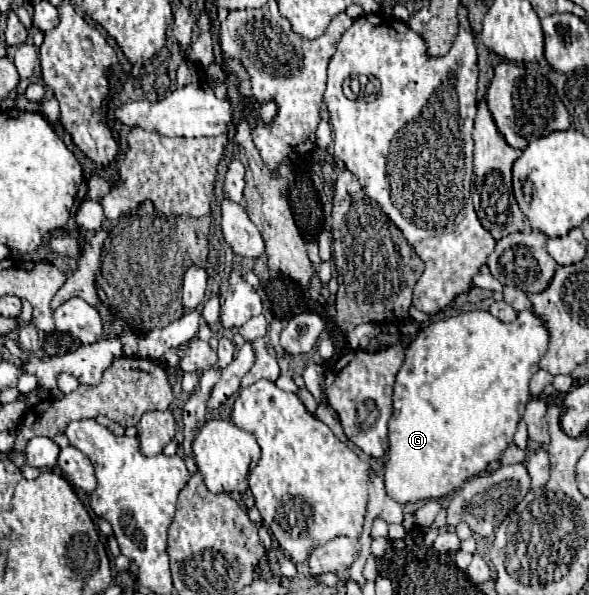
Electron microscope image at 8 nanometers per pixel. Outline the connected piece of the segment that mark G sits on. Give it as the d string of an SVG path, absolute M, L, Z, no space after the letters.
M532 309L520 311L518 317L514 321L510 321L510 323L502 323L500 319L496 319L494 315L490 315L488 311L470 311L470 313L464 313L464 315L432 321L428 327L424 327L418 333L418 337L408 345L406 357L404 357L404 365L400 367L400 371L396 375L396 383L394 383L394 397L392 397L392 401L394 401L394 413L392 413L392 419L388 423L390 459L388 459L386 467L384 467L386 493L394 501L398 501L398 503L408 503L408 501L418 501L418 499L440 499L440 497L452 493L454 489L458 489L468 477L474 477L474 475L486 471L486 467L492 461L496 461L506 447L514 445L512 437L514 437L516 425L518 425L518 421L524 415L526 403L530 401L528 383L530 383L532 375L540 369L538 361L546 353L548 341L550 341L550 331L546 327L546 321L540 315L536 315Z

